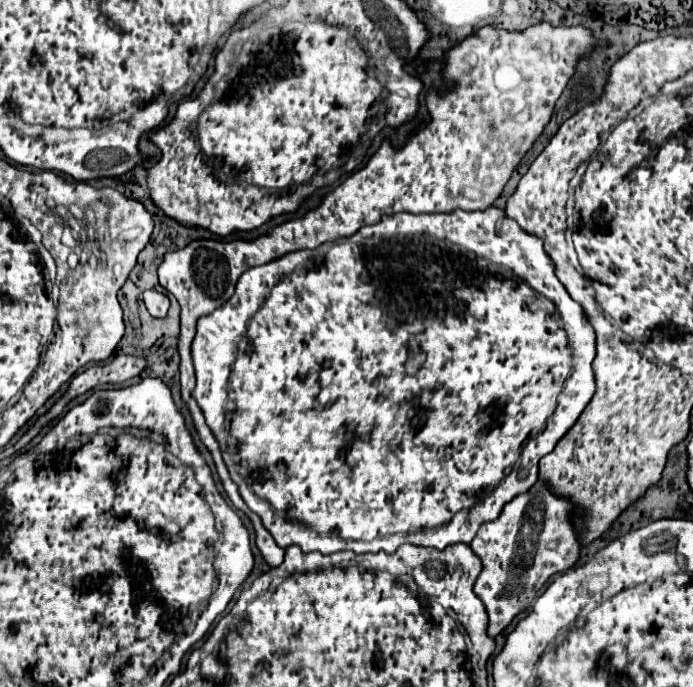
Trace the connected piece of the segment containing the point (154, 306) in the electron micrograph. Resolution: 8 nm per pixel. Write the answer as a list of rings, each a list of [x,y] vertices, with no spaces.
[[[144,291],[142,299],[144,299],[144,305],[146,305],[146,309],[148,309],[148,313],[152,317],[156,317],[156,319],[166,317],[170,301],[168,301],[168,297],[164,293],[160,293],[160,291]]]

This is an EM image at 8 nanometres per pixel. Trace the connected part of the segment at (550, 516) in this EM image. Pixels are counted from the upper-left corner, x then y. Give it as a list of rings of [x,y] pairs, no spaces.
[[[538,477],[534,487],[504,505],[498,519],[480,525],[480,531],[470,543],[482,561],[482,573],[476,579],[474,593],[486,607],[490,637],[502,633],[518,613],[530,609],[538,591],[556,573],[564,573],[576,565],[584,549],[580,541],[582,531],[574,523],[576,517],[584,517],[584,511],[570,497],[552,493],[544,479]]]

